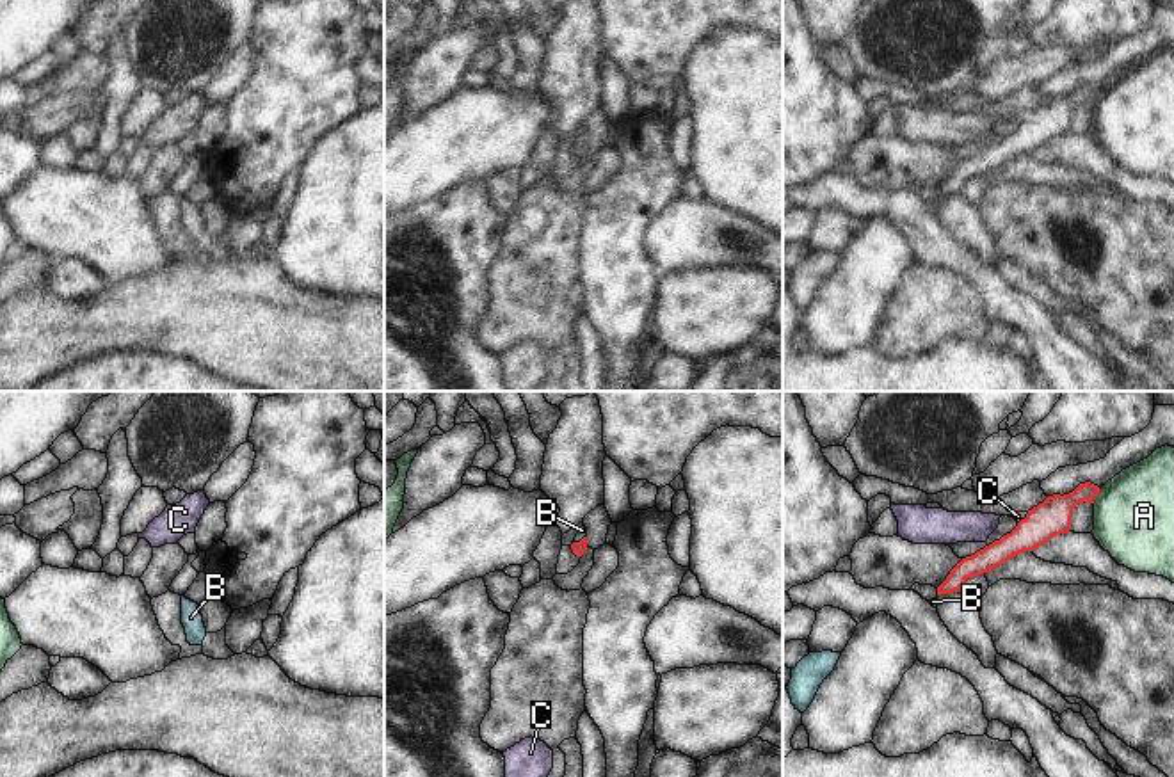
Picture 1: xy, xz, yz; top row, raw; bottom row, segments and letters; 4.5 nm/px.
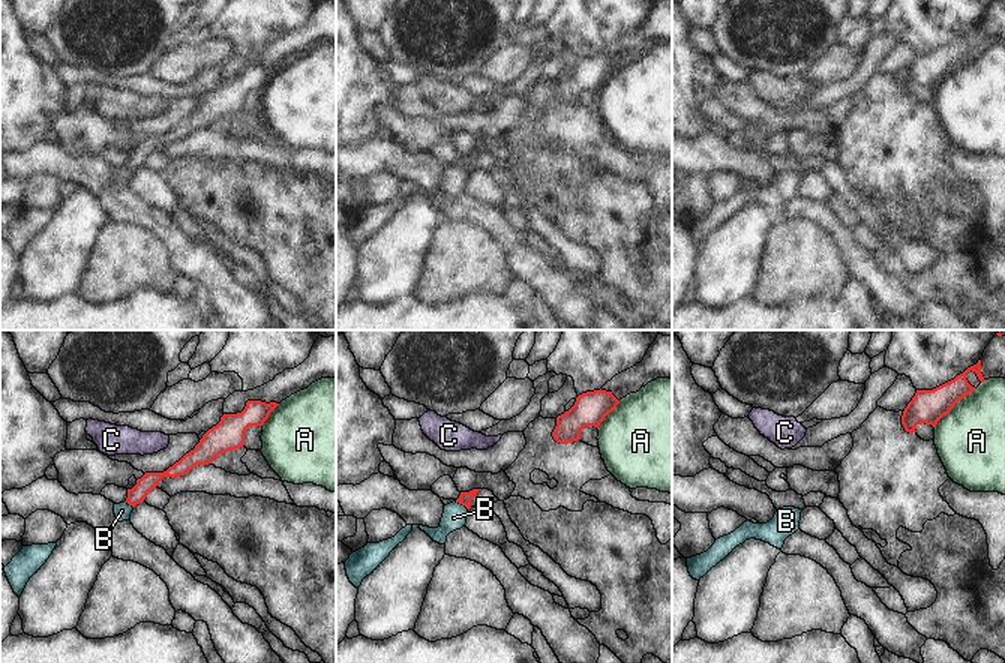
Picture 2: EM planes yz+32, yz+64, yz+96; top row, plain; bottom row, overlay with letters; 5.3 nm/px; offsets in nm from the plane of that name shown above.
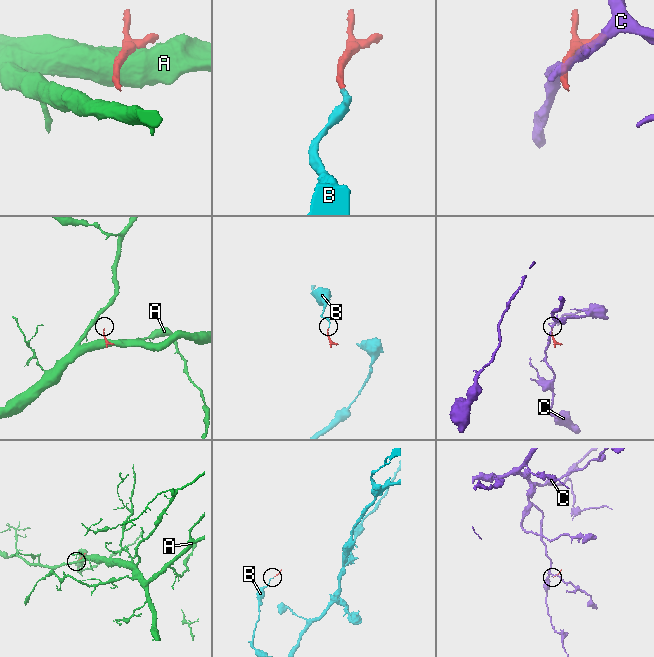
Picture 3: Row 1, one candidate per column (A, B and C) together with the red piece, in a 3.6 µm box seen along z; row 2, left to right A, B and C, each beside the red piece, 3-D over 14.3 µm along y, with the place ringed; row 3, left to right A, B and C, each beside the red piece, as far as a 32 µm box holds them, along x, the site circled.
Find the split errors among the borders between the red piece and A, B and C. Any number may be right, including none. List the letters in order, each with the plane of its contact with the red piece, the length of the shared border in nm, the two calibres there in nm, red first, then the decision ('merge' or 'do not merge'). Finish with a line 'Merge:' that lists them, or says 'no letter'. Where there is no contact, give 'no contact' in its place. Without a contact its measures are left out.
A: yz | 80 nm | 160/360 nm | do not merge
B: xz | 70 nm | 60/50 nm | merge
C: yz | 80 nm | 160/50 nm | do not merge
Merge: B

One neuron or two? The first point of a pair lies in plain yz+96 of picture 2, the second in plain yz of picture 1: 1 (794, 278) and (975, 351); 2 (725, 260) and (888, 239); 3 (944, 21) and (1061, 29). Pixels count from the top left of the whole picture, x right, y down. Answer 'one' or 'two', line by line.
1: two
2: one
3: one

